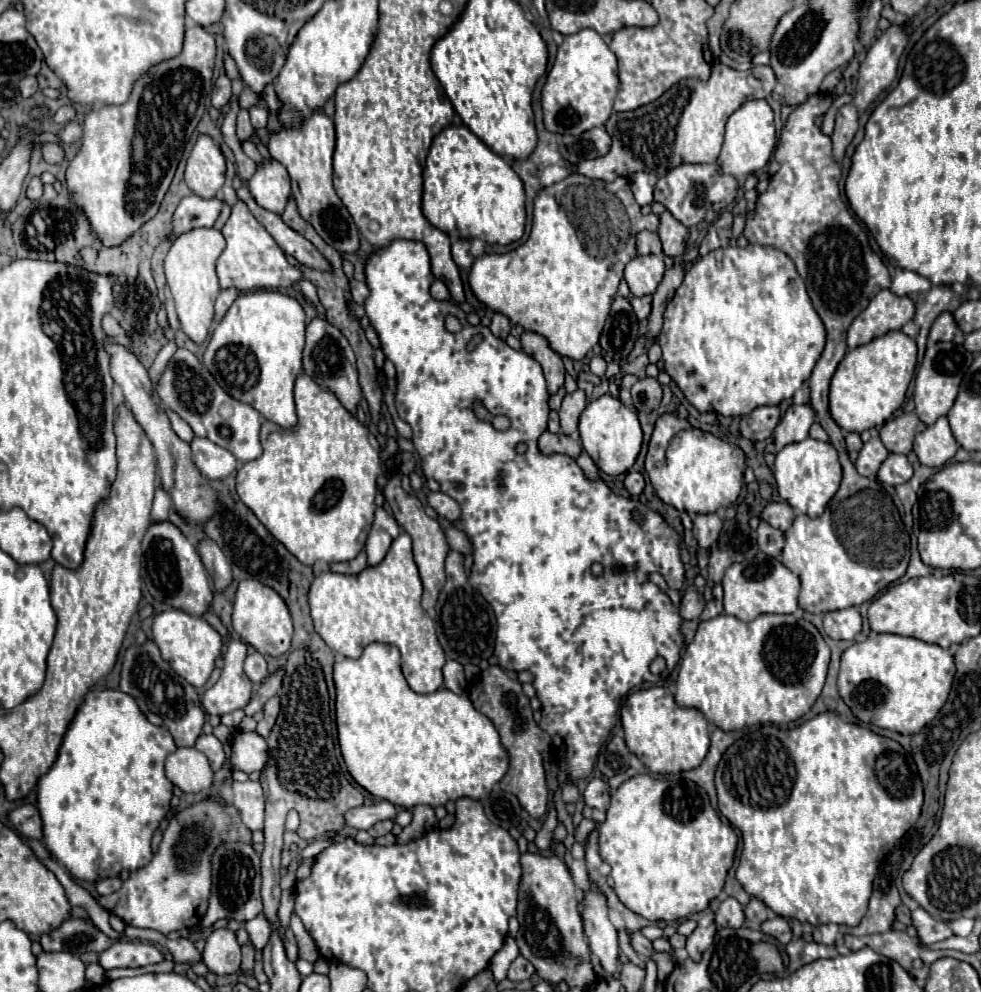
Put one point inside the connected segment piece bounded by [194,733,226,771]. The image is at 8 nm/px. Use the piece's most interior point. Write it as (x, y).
(208, 744)

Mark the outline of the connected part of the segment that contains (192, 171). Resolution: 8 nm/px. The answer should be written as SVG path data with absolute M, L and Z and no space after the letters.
M200 135L186 161L186 185L194 195L210 199L224 185L224 173L226 163L220 147L208 135Z

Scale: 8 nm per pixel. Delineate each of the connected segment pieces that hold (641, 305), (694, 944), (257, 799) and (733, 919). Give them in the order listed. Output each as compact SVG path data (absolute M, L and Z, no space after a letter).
M650 295L632 297L630 303L632 303L632 309L636 311L636 317L638 317L638 319L648 319L650 309L652 309L652 297L650 297Z
M710 923L708 927L700 927L700 925L698 925L698 927L692 931L692 935L688 937L688 943L686 943L686 951L688 951L688 955L690 955L694 961L700 961L704 949L712 945L714 933L716 933L716 923Z
M258 781L232 783L232 803L240 811L242 823L250 829L262 829L264 825L264 793Z
M734 897L724 899L720 903L720 909L716 911L716 923L720 927L738 929L744 923L744 909L742 909L742 905Z

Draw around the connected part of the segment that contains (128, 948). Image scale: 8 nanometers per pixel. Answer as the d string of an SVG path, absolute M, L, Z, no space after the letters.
M116 941L112 947L100 953L100 965L106 971L116 967L146 967L162 961L162 951L156 945L142 941Z

